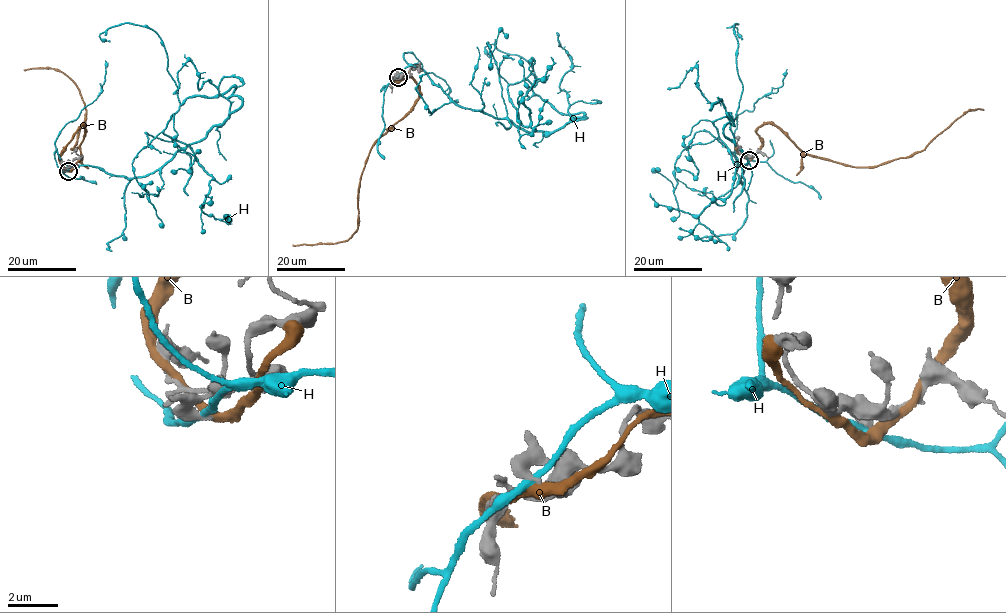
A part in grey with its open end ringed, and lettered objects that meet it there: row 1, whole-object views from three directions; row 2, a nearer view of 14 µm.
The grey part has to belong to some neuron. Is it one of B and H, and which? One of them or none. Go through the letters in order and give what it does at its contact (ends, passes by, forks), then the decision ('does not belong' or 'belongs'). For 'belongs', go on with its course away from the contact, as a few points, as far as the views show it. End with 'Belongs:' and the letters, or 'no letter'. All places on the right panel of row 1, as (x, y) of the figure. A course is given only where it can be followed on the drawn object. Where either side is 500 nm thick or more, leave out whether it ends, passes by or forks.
B: it passes by; does not belong
H: it passes by; does not belong
Belongs: no letter

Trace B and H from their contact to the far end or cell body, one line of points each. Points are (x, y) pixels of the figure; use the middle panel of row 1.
B: (397, 77), (391, 80), (412, 78), (419, 96), (371, 147), (360, 178), (358, 228), (336, 243), (292, 246)
H: (397, 76), (529, 132), (572, 118), (525, 79), (519, 134), (547, 99)

